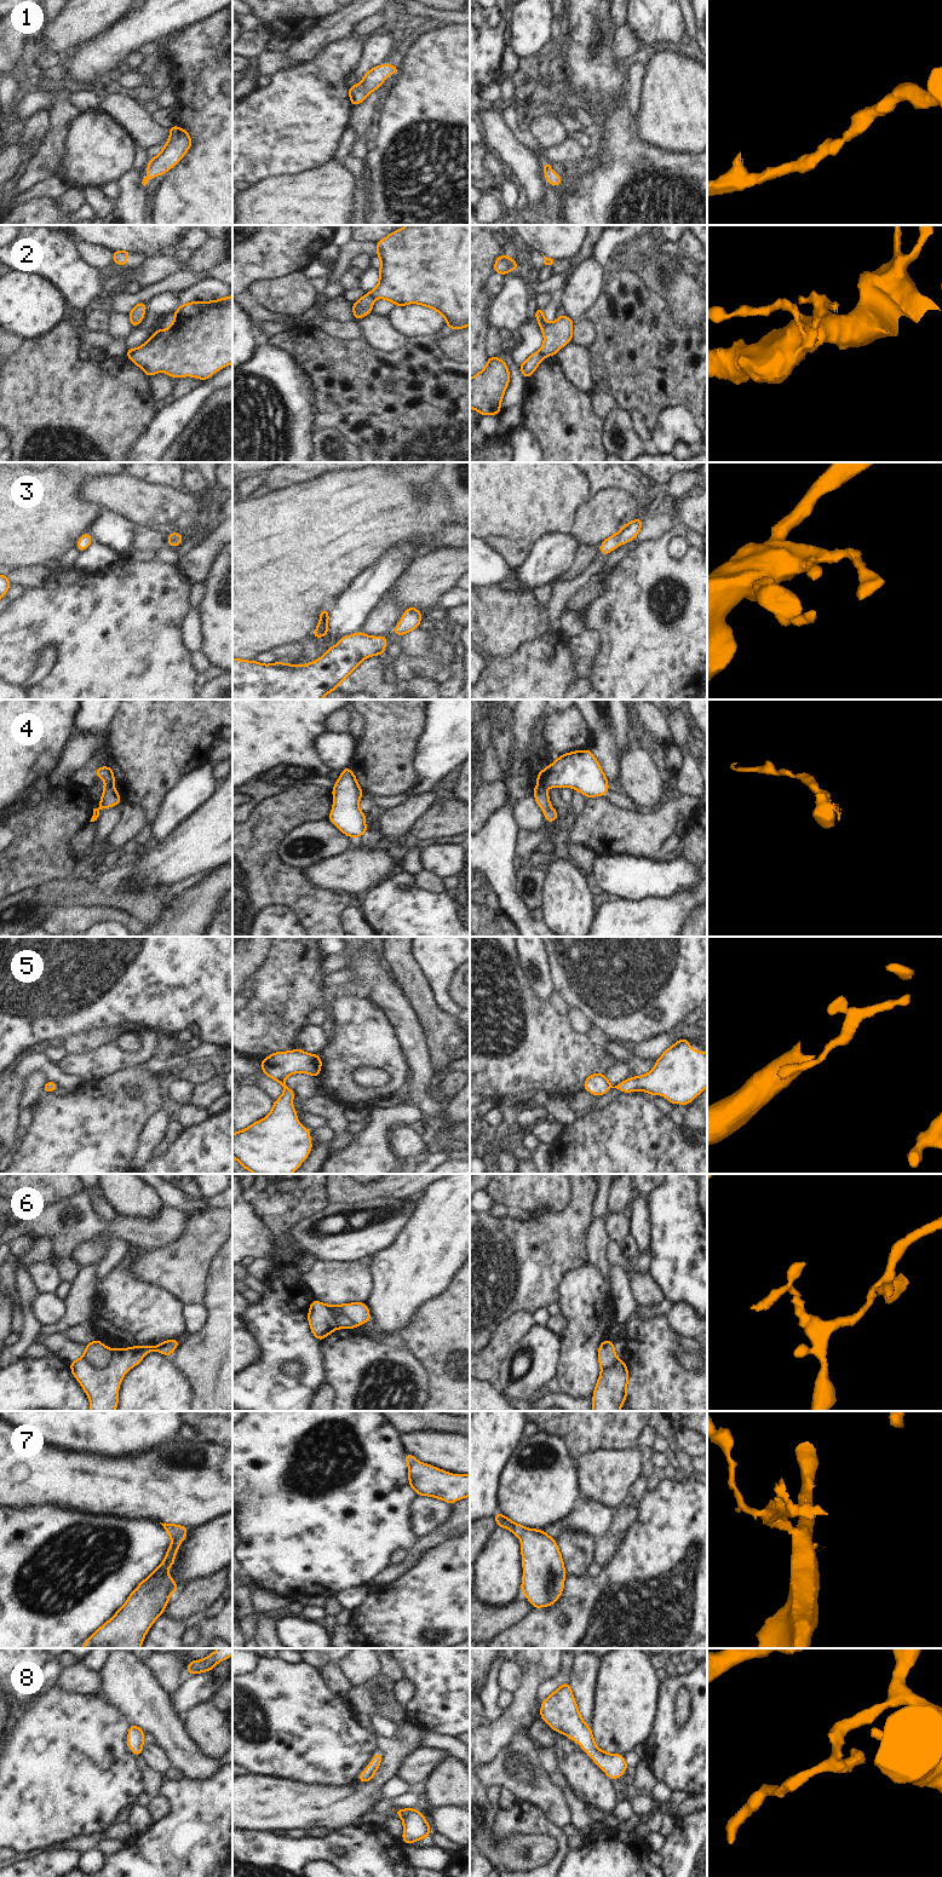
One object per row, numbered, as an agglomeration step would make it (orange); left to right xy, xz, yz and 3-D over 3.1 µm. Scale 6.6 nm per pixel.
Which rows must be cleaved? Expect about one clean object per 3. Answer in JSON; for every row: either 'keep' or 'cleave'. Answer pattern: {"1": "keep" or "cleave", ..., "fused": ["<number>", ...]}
{"1": "keep", "2": "cleave", "3": "keep", "4": "cleave", "5": "keep", "6": "cleave", "7": "cleave", "8": "keep", "fused": ["2", "4", "6", "7"]}

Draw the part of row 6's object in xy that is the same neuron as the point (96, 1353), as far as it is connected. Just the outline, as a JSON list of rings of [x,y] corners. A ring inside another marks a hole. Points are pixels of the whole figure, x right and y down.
[[[100,1340],[91,1341],[86,1343],[82,1358],[94,1368],[103,1368],[111,1359],[111,1351]]]

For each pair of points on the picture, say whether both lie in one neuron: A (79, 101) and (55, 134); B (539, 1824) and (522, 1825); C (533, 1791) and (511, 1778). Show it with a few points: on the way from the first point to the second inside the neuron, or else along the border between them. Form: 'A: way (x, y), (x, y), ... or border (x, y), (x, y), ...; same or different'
A: border (72, 88), (69, 99), (80, 111); different
B: way (535, 1824), (526, 1824); same
C: way (528, 1786), (520, 1778), (516, 1778); same

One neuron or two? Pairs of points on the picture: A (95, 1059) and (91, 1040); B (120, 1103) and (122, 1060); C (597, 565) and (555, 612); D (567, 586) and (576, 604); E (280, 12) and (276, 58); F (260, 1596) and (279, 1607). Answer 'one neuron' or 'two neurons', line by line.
A: two neurons
B: two neurons
C: one neuron
D: two neurons
E: two neurons
F: one neuron

